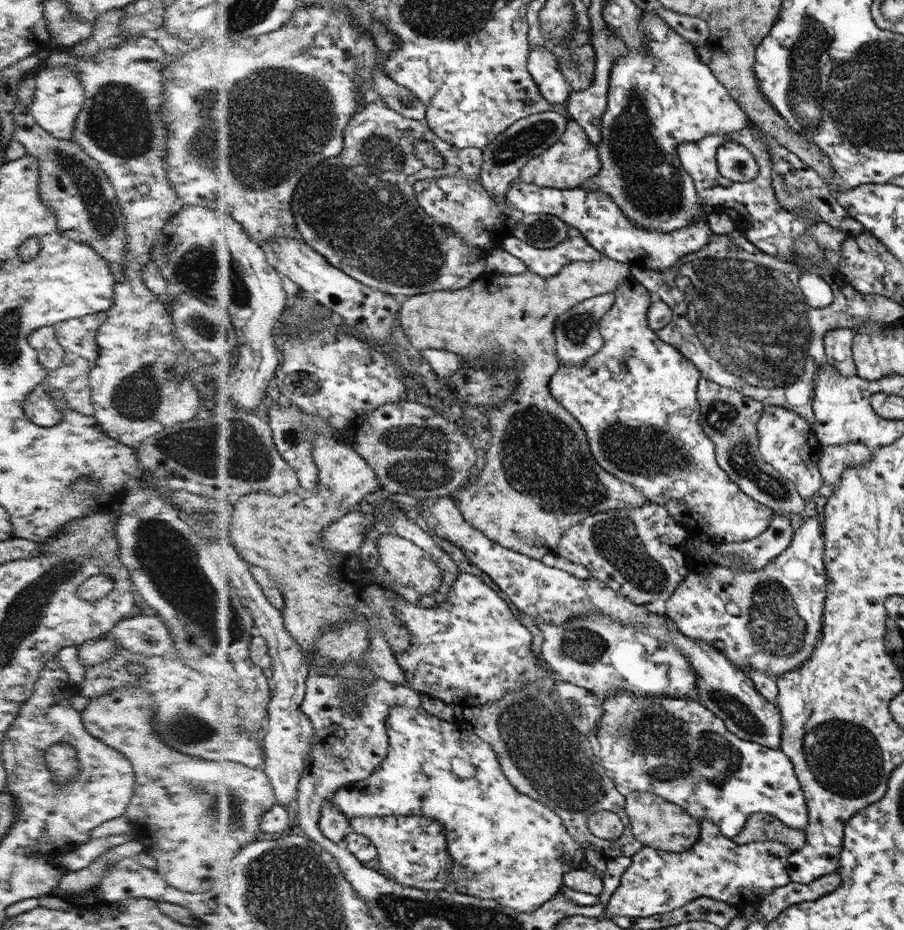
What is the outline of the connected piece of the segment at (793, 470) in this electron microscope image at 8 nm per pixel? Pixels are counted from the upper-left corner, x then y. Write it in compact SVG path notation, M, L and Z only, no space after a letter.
M767 406L760 420L760 451L762 458L773 466L782 476L789 478L797 486L803 499L810 499L822 488L822 475L818 469L821 442L812 425L793 410L784 406Z

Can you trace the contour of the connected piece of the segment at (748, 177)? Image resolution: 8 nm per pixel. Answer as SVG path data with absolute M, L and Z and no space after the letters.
M737 141L726 142L716 151L718 171L729 181L752 181L759 172L754 153Z

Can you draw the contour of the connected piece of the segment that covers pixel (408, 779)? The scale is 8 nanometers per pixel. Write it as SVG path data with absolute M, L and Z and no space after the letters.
M398 705L392 709L390 714L390 722L388 722L388 731L390 735L390 748L388 758L380 765L380 769L366 780L346 783L341 786L329 798L329 802L333 802L342 812L350 817L362 815L363 817L374 818L377 816L402 816L402 815L418 815L428 818L438 819L448 828L449 853L454 857L454 861L458 863L451 870L451 878L453 882L459 884L459 892L468 896L476 896L478 898L488 898L496 901L500 906L507 906L516 913L535 912L540 909L546 901L556 896L559 889L563 886L565 874L578 870L578 864L584 860L584 852L582 846L568 831L564 820L545 803L538 802L537 799L530 798L530 795L522 794L518 791L513 783L509 781L508 775L501 769L500 756L497 754L496 748L490 746L490 743L484 742L477 734L474 734L463 723L454 724L446 722L445 719L439 718L437 715L431 715L431 712L423 706L411 707L408 705Z

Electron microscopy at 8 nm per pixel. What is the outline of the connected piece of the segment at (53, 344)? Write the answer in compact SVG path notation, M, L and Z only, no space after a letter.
M53 325L34 328L27 341L36 350L39 361L47 370L56 370L62 364L65 354L56 338Z

